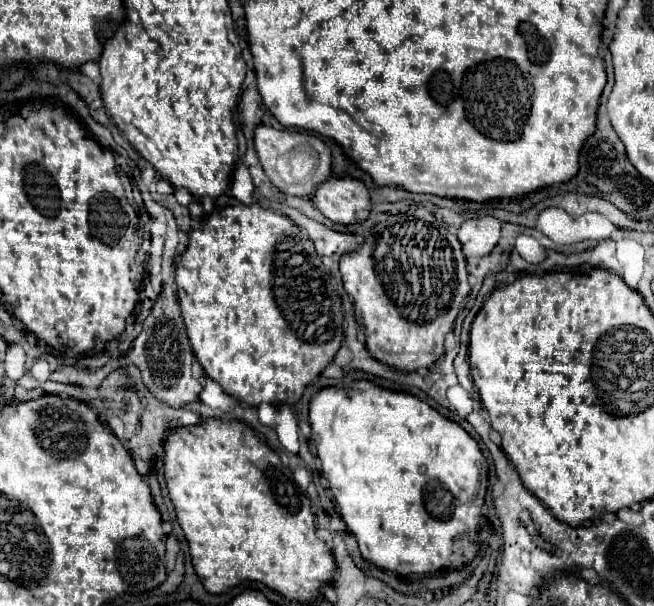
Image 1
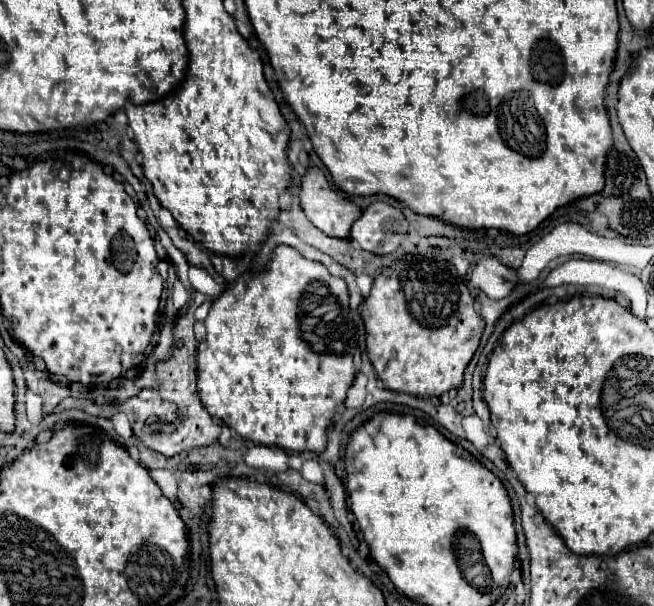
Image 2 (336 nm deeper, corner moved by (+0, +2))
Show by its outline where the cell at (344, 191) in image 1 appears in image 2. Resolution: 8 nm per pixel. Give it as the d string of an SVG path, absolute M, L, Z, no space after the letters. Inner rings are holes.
M375 202L351 228L351 240L363 250L385 256L397 252L401 238L409 232L403 212L387 202Z

